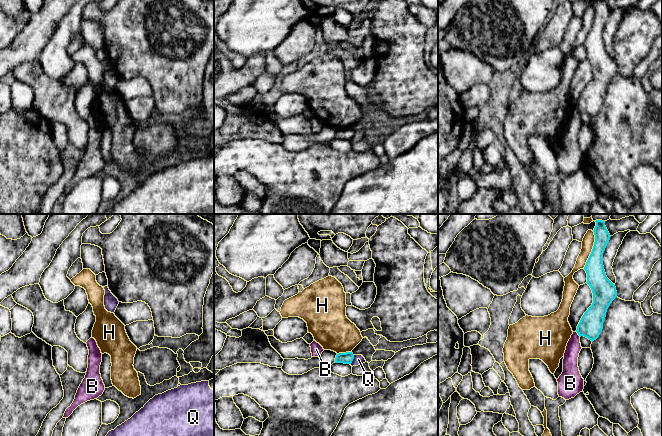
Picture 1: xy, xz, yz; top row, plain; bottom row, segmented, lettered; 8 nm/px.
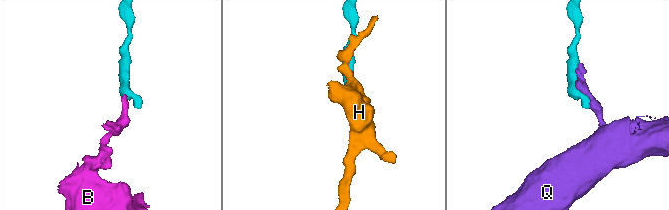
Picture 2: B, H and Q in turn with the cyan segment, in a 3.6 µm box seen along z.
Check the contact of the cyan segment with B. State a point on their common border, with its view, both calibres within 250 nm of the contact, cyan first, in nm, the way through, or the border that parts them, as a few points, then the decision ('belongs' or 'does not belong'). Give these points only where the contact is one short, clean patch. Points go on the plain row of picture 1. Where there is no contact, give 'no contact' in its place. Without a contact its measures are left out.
yz (578, 110) | 190/130 nm | along yz (576, 107), (580, 112) | does not belong

